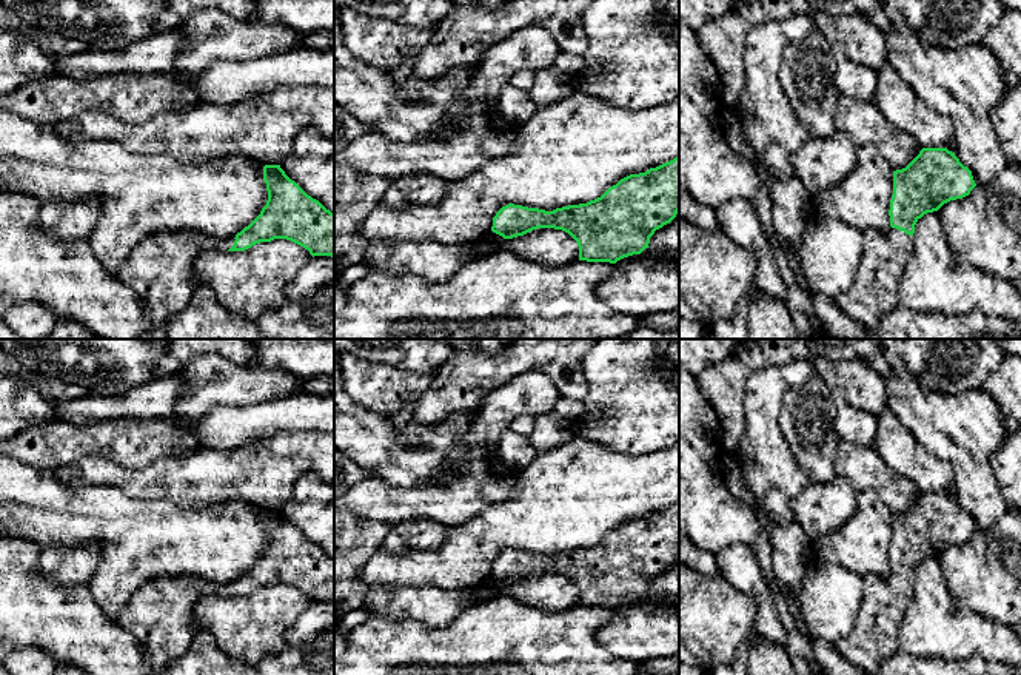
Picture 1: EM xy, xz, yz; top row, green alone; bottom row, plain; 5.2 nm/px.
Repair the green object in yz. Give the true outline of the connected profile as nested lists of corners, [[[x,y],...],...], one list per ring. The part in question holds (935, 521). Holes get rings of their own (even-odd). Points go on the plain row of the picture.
[[[922,493],[902,515],[893,516],[890,576],[862,576],[864,603],[852,632],[835,649],[858,670],[875,673],[899,649],[898,627],[913,598],[916,567],[976,532],[972,516],[947,493]]]

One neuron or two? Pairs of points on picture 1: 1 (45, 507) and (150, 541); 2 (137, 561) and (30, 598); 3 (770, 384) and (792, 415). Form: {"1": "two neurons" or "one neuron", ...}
{"1": "one neuron", "2": "two neurons", "3": "two neurons"}

